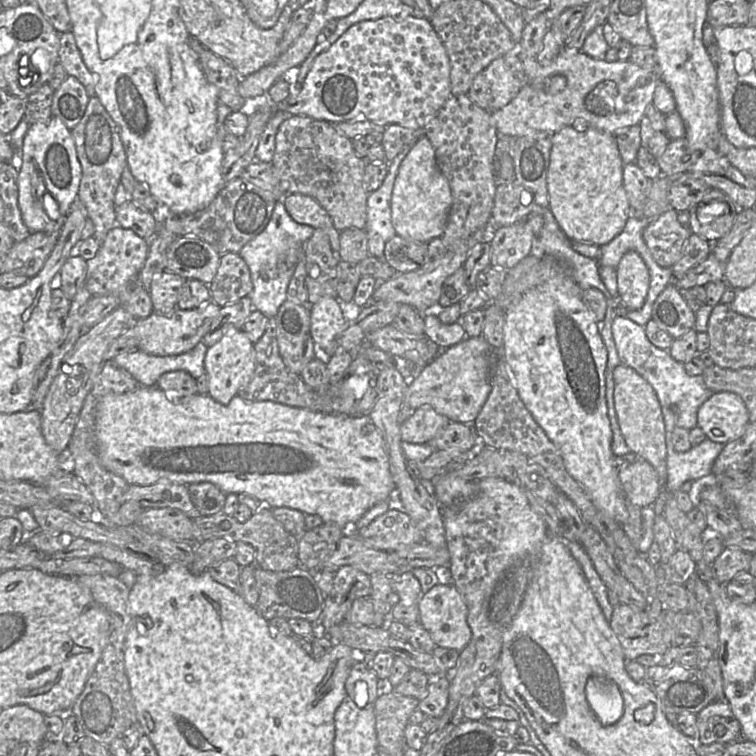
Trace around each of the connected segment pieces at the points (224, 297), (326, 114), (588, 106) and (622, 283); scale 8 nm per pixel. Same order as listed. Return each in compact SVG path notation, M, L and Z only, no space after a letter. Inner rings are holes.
M239 253L222 254L213 281L208 285L211 300L223 307L246 297L253 290L250 270Z
M386 16L350 26L331 47L319 54L295 99L274 105L274 111L308 116L330 123L367 119L381 126L399 124L424 128L451 95L450 62L446 50L429 20L407 16L401 21Z
M563 48L547 66L540 65L533 57L521 56L521 62L528 83L510 103L491 113L500 136L518 138L537 131L556 133L580 121L610 134L639 125L646 107L652 102L659 78L655 70L643 69L630 60L606 62L569 48ZM556 74L565 76L567 85L562 92L551 95L544 91L544 80Z
M635 251L626 252L616 267L619 301L629 310L638 310L645 303L650 274L642 257Z

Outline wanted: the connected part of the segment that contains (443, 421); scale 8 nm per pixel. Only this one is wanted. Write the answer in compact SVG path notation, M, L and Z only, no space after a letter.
M422 406L400 426L404 442L423 444L431 441L450 420L430 406Z

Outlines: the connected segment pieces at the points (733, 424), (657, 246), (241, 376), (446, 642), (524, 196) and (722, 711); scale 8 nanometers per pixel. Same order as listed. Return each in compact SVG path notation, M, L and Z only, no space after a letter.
M729 391L714 392L697 413L697 427L709 440L723 445L742 436L748 423L744 401Z
M670 208L651 220L644 229L643 238L657 264L672 268L682 257L683 247L691 233L689 226L679 221L678 212Z
M229 330L220 340L208 347L205 354L204 368L208 375L208 395L216 402L227 405L240 389L248 385L255 367L254 344L242 330Z
M438 583L418 599L419 622L429 632L436 646L461 651L471 638L467 623L467 606L457 588L452 584Z
M516 180L498 181L491 222L495 227L509 226L541 208L535 204L533 194Z
M727 700L714 701L697 713L698 742L731 743L741 739L741 725Z

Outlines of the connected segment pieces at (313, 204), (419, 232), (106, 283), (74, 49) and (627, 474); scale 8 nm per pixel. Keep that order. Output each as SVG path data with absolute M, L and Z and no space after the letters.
M288 194L283 198L283 203L297 223L323 229L329 236L332 250L338 255L340 232L334 227L329 214L314 198L303 194Z
M424 135L401 162L394 182L391 219L396 235L414 242L428 243L444 233L452 194L447 179L440 171L430 140Z
M115 226L100 244L96 255L87 261L84 286L92 296L111 295L118 299L119 306L136 319L143 319L154 312L149 292L138 278L149 250L150 240L137 235L131 229Z
M71 31L60 34L59 63L67 76L74 76L81 82L89 97L96 95L95 79L86 67Z
M642 458L618 471L618 478L628 503L640 509L655 503L660 482L652 465Z

